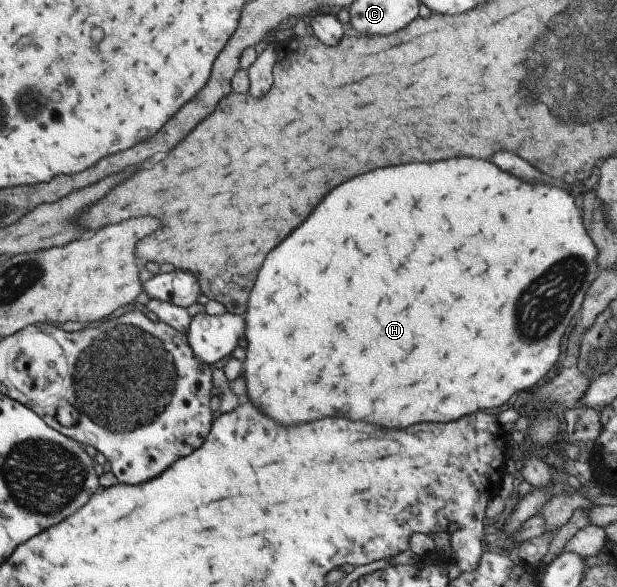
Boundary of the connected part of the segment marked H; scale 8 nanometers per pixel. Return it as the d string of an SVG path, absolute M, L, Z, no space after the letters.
M472 157L386 167L342 183L332 189L312 215L266 257L258 273L258 281L252 288L243 316L247 348L242 371L246 395L242 399L284 425L314 421L324 415L344 415L354 421L364 419L384 427L408 427L420 421L452 421L474 411L502 407L514 393L534 388L556 365L562 337L574 315L582 309L588 287L601 271L596 265L596 245L588 235L588 228L584 227L582 210L576 203L574 197L560 187L540 181L522 181L490 161Z

